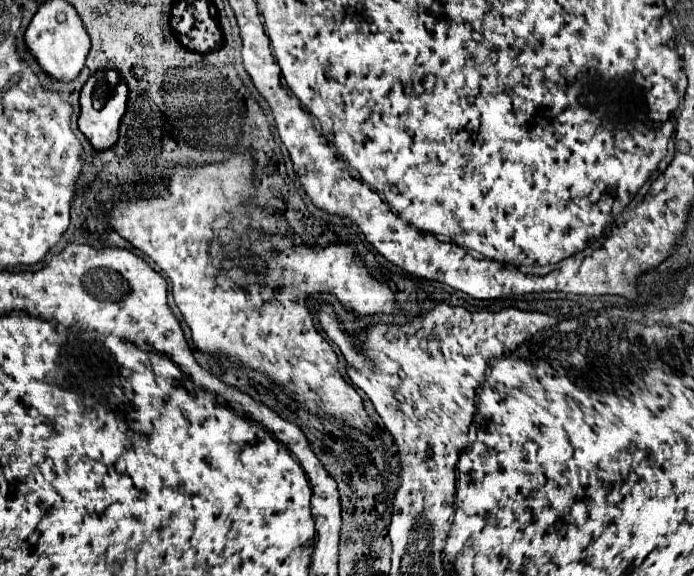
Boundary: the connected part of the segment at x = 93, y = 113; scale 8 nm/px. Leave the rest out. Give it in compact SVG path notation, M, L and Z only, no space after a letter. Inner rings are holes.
M102 68L88 78L88 82L84 84L82 94L80 94L78 128L82 130L82 134L90 140L90 144L94 148L106 150L116 144L120 120L126 114L126 102L128 102L128 84L126 84L126 80L122 80L122 74L118 70Z

